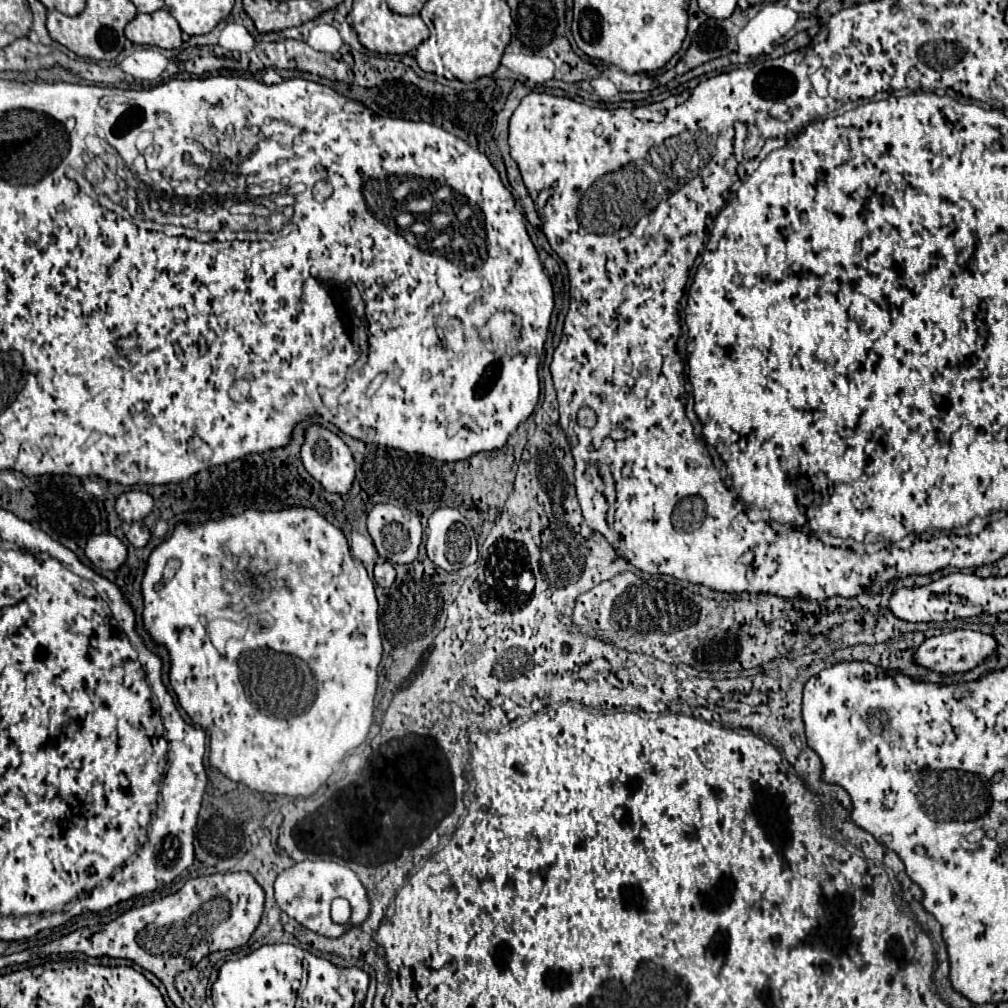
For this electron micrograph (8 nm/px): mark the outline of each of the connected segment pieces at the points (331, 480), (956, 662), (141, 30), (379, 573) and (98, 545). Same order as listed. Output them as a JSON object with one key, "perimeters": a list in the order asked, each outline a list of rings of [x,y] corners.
{"perimeters":[[[[311,424],[305,430],[305,440],[301,444],[301,462],[305,470],[323,484],[325,490],[337,492],[337,494],[347,494],[351,488],[351,482],[355,479],[355,460],[349,450],[349,446],[331,430],[327,430],[321,424]]],[[[953,630],[925,640],[915,654],[915,660],[935,672],[955,674],[975,668],[995,650],[997,642],[989,634],[973,630]]],[[[157,10],[153,14],[137,14],[125,28],[125,36],[133,44],[179,48],[183,44],[181,28],[169,10]]],[[[381,562],[381,564],[375,566],[375,582],[377,582],[379,586],[387,588],[387,586],[391,586],[391,584],[395,582],[395,578],[397,578],[397,572],[395,572],[393,564]]],[[[97,534],[87,542],[85,556],[99,570],[117,570],[127,558],[127,548],[113,534]]]]}

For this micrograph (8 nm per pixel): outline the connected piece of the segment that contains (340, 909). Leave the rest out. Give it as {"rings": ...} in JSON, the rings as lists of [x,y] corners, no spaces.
{"rings":[[[335,898],[335,902],[331,904],[331,920],[343,924],[343,922],[347,922],[347,918],[349,918],[347,916],[347,902],[341,898]]]}

